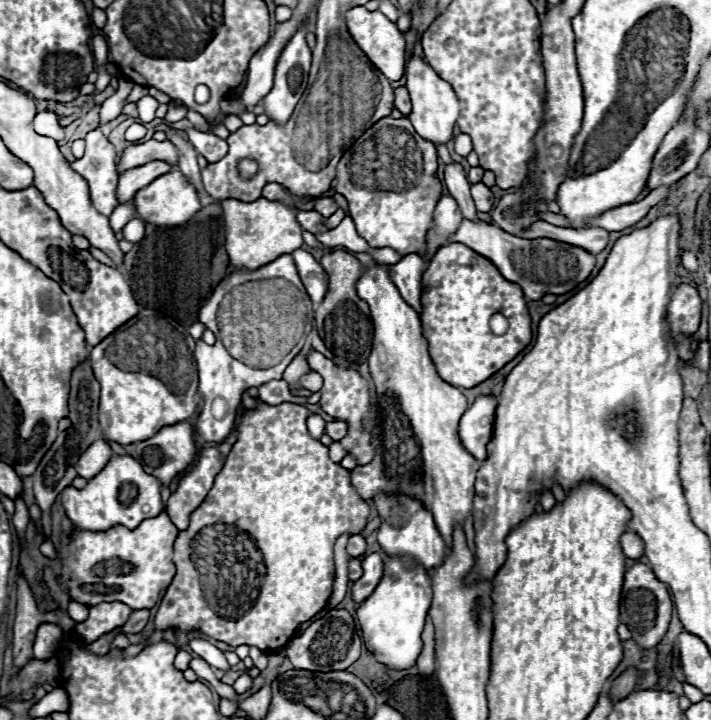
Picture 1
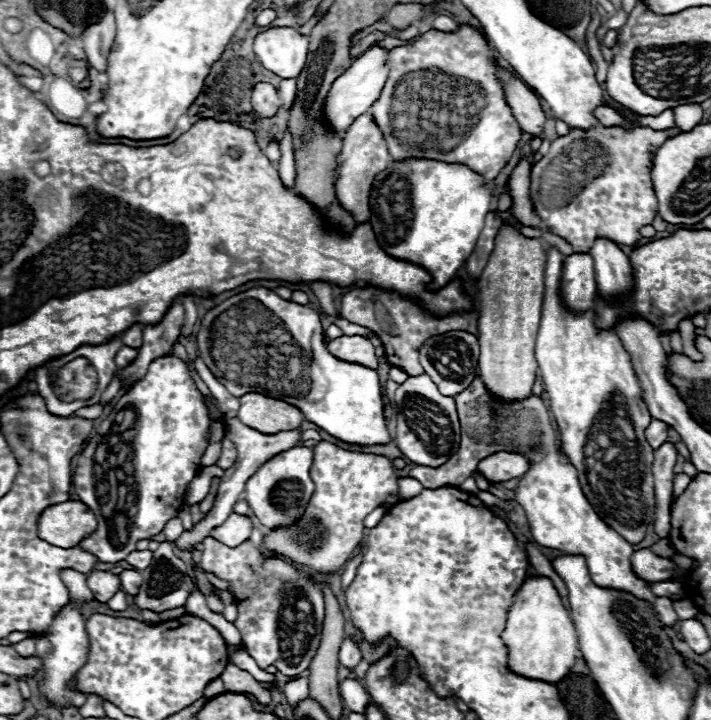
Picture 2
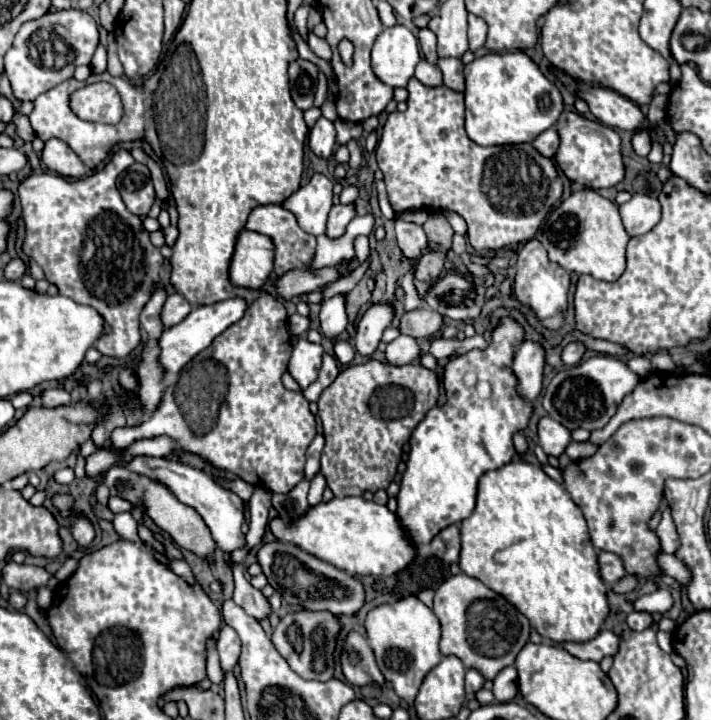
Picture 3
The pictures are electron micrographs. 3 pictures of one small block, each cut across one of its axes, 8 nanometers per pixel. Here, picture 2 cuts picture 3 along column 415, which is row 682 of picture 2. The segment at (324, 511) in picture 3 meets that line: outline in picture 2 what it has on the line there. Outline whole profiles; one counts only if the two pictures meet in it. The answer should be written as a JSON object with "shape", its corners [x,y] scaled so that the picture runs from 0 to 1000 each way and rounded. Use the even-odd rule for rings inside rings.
{"shape":[[[751,800],[731,814],[723,839],[714,847],[712,872],[703,886],[714,900],[714,928],[729,939],[745,944],[765,944],[771,950],[782,950],[782,944],[790,944],[802,933],[813,914],[807,864],[771,803]]]}

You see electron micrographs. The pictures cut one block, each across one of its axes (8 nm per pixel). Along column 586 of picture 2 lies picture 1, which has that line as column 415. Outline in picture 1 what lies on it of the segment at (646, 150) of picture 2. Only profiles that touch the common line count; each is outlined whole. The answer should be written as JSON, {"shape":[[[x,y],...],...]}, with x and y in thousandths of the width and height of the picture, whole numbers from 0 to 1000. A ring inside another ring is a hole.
{"shape":[[[546,161],[532,167],[520,181],[515,181],[495,200],[492,208],[484,211],[481,222],[475,225],[467,261],[489,278],[492,300],[501,311],[501,319],[523,344],[554,344],[563,356],[571,356],[579,350],[594,353],[596,328],[602,317],[608,317],[608,297],[622,267],[622,256],[613,239],[616,239],[613,203],[596,194],[594,189],[588,189],[574,164],[557,167]]]}

